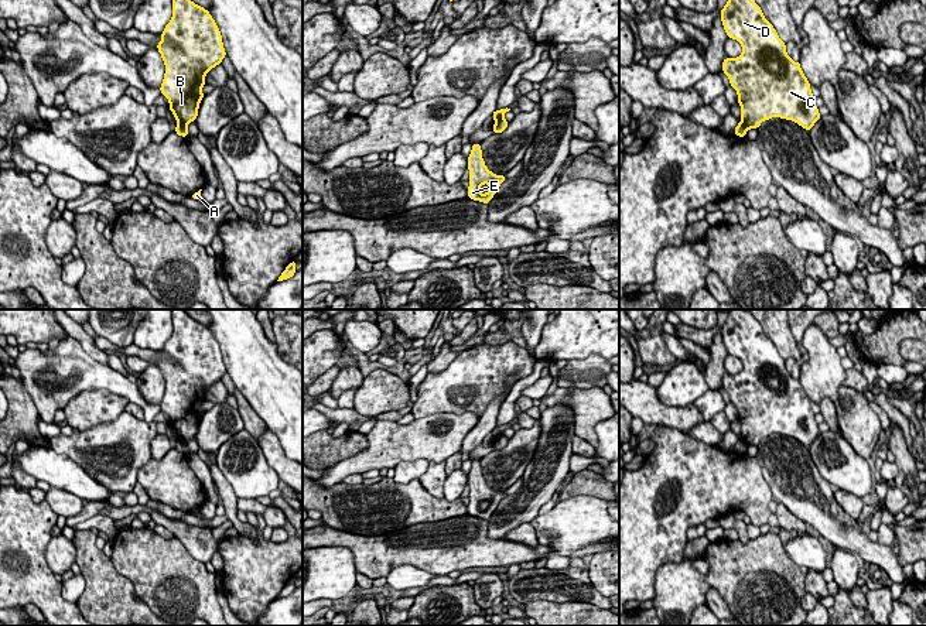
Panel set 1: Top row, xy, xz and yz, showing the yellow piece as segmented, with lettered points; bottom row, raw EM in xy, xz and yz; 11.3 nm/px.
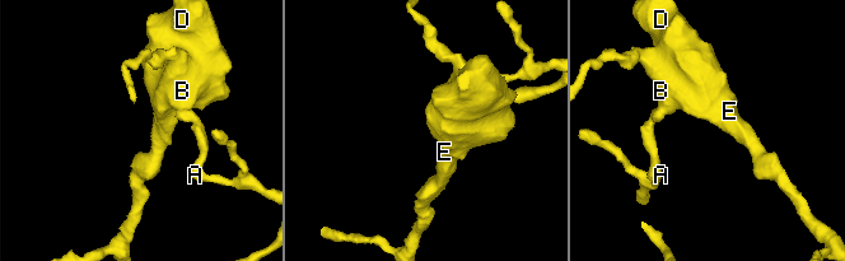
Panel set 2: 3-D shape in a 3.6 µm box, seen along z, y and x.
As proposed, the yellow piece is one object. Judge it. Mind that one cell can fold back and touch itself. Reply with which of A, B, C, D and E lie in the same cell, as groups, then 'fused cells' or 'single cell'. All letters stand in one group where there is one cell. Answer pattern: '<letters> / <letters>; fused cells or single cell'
A / B C D E; fused cells

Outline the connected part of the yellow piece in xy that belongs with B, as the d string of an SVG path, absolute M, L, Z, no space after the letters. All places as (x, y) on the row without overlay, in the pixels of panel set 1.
M172 309L172 335L160 350L163 356L157 366L165 382L165 390L160 403L170 421L177 441L188 442L198 432L205 391L219 382L226 373L222 352L208 326L191 318L184 309Z

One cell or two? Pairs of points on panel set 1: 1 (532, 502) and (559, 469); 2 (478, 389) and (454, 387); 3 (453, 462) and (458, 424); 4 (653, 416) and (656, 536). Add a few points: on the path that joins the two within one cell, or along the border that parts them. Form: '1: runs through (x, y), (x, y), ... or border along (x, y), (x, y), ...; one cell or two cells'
1: runs through (535, 493), (550, 478); one cell
2: runs through (472, 387), (460, 387); one cell
3: border along (458, 451), (446, 461); two cells
4: border along (656, 424), (675, 427), (684, 434); two cells

